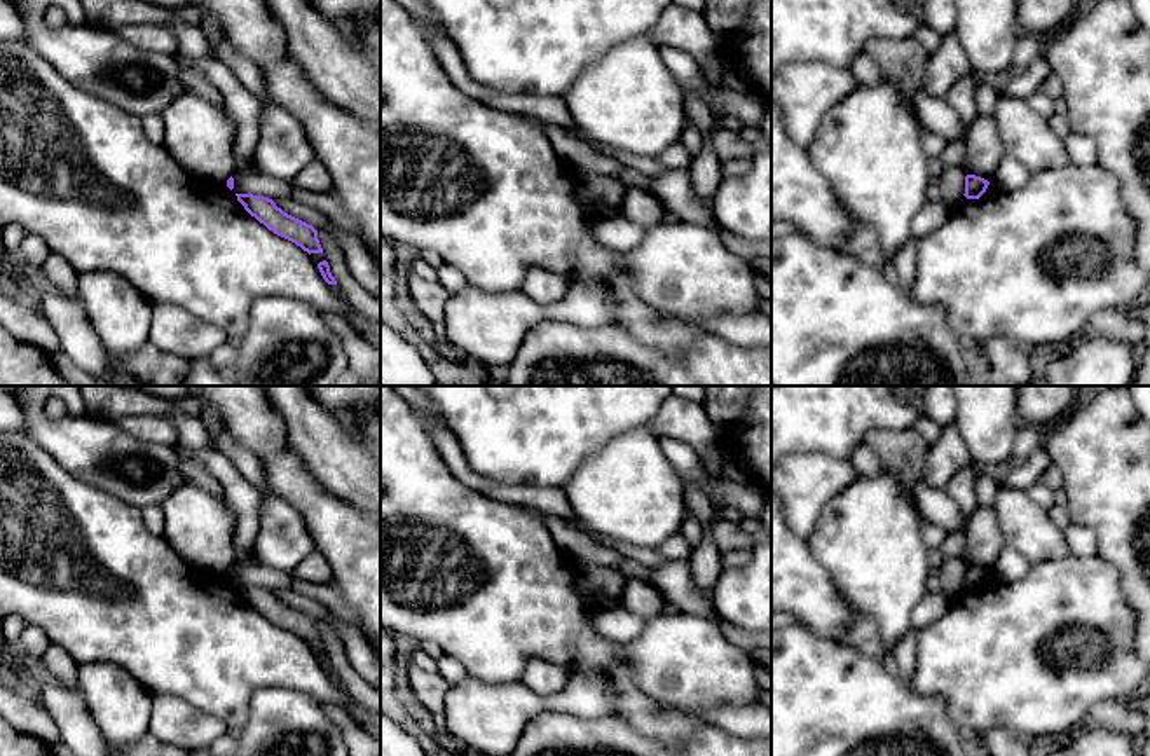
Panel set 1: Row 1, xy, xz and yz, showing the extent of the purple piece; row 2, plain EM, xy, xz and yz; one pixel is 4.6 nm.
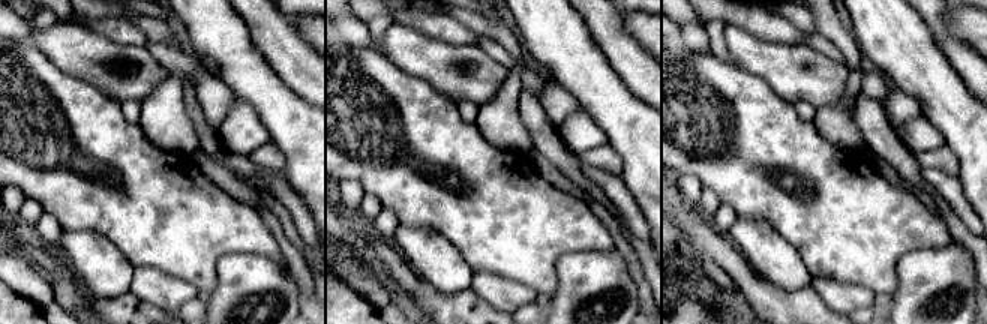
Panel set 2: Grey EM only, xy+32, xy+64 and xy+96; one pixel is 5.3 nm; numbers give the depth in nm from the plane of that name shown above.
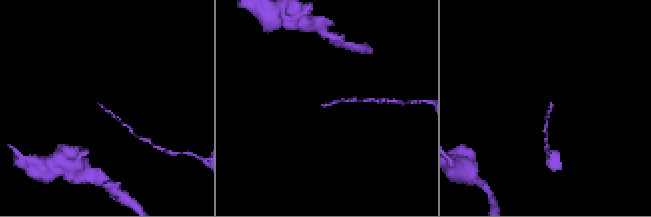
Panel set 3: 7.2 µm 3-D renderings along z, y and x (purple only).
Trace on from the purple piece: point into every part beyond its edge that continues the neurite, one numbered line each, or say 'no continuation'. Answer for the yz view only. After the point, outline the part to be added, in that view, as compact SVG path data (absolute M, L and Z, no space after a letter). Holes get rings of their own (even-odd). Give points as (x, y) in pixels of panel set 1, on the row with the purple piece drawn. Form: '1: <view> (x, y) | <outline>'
no continuation

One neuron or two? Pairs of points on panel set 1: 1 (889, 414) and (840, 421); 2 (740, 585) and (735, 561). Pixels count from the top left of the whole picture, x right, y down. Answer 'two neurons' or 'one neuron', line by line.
1: one neuron
2: two neurons

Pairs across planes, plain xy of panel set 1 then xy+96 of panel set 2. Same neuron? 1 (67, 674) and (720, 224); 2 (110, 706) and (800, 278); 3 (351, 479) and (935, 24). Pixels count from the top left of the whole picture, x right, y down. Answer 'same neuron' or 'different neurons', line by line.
1: same neuron
2: same neuron
3: same neuron

